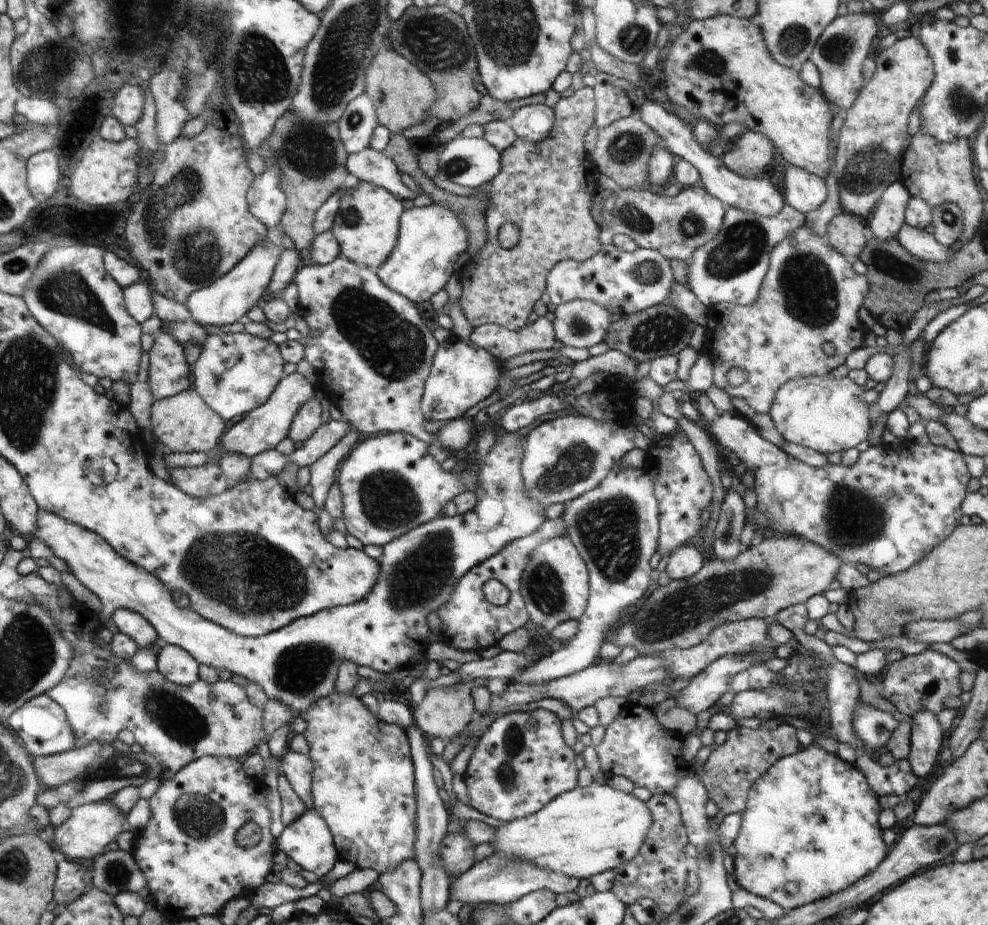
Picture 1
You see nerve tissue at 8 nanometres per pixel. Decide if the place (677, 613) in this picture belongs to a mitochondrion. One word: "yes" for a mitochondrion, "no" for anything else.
yes

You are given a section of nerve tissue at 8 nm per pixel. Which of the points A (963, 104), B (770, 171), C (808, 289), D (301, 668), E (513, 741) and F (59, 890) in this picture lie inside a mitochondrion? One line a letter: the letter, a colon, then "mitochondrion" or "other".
A: mitochondrion
B: other
C: mitochondrion
D: mitochondrion
E: mitochondrion
F: other

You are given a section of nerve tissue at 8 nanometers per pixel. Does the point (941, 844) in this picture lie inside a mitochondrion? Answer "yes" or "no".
no

